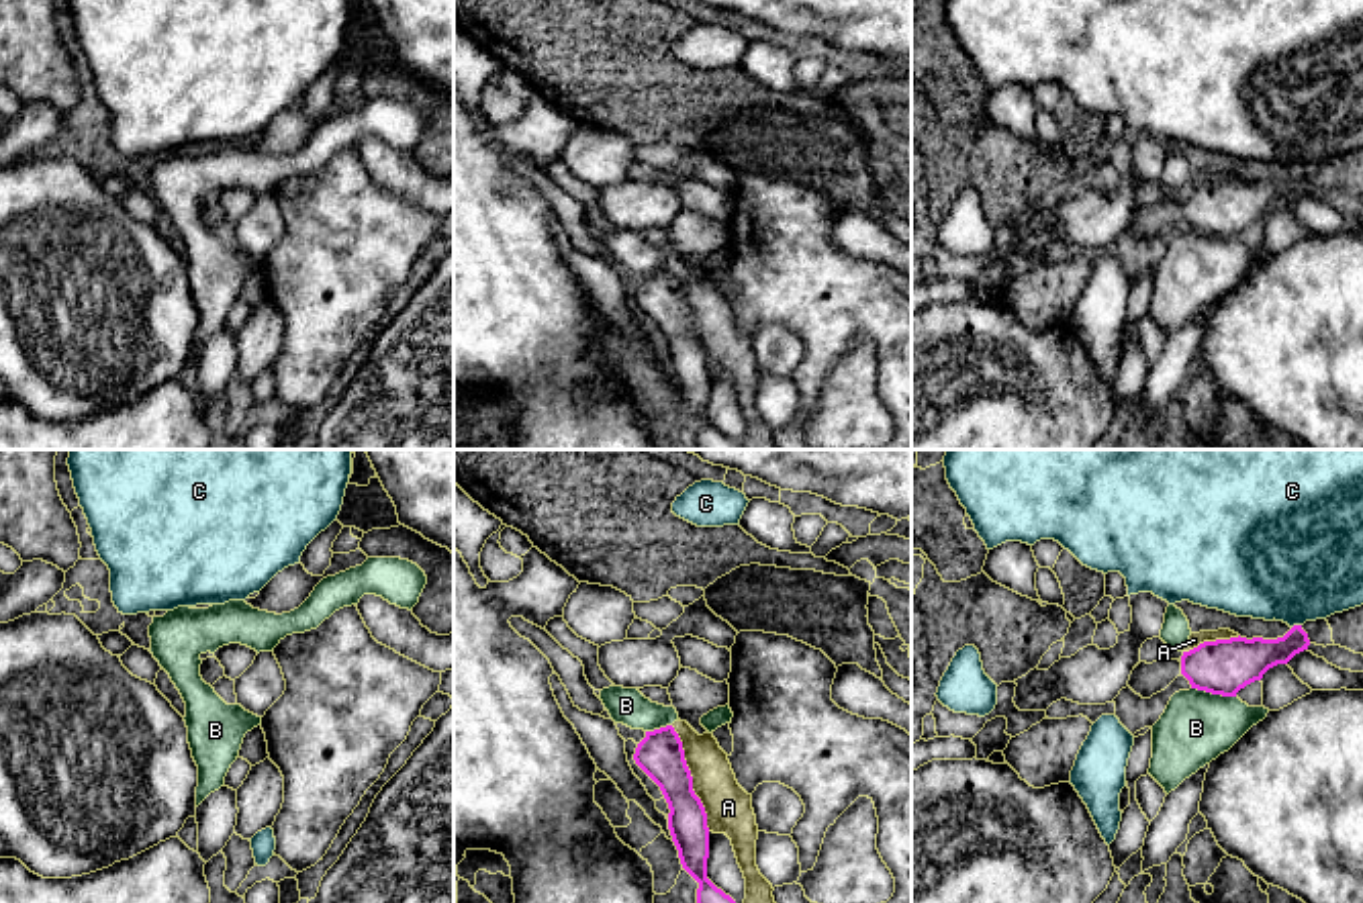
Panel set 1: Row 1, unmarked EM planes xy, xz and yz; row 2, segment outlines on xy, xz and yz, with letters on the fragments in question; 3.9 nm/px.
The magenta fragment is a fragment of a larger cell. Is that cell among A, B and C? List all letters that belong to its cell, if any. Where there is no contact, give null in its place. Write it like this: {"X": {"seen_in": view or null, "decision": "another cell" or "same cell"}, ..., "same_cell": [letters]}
{"A": {"seen_in": "xz", "decision": "another cell"}, "B": {"seen_in": "yz", "decision": "another cell"}, "C": {"seen_in": "yz", "decision": "another cell"}, "same_cell": []}

